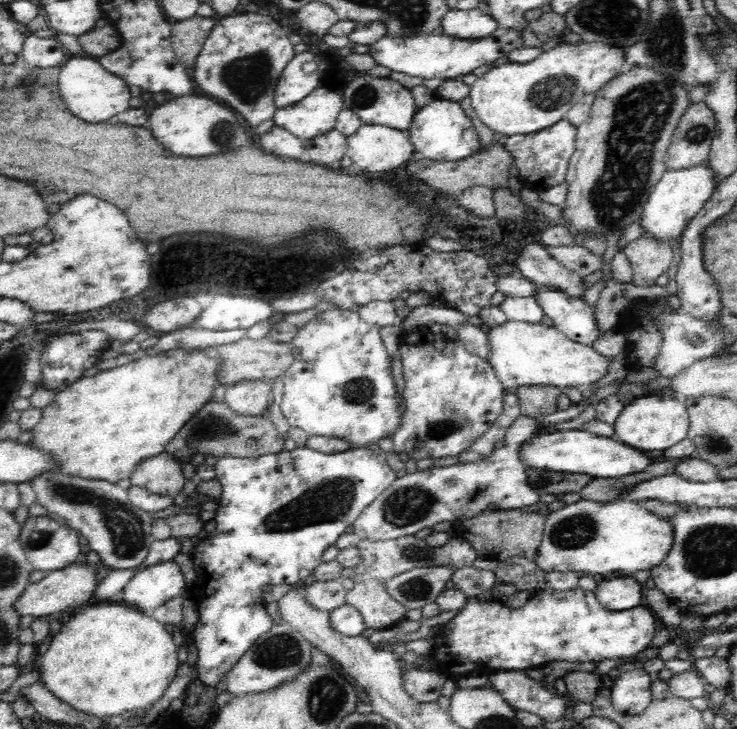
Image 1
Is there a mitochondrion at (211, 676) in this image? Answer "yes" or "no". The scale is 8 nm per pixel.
no

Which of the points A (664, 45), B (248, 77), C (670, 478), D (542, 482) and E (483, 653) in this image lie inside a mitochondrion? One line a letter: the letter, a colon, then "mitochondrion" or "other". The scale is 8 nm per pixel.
A: mitochondrion
B: mitochondrion
C: other
D: other
E: other

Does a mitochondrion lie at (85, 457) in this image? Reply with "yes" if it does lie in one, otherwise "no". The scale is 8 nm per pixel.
no

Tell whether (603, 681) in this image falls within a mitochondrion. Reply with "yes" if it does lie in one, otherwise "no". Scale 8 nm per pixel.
no

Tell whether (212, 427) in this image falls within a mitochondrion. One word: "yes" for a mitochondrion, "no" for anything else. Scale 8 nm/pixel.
yes

